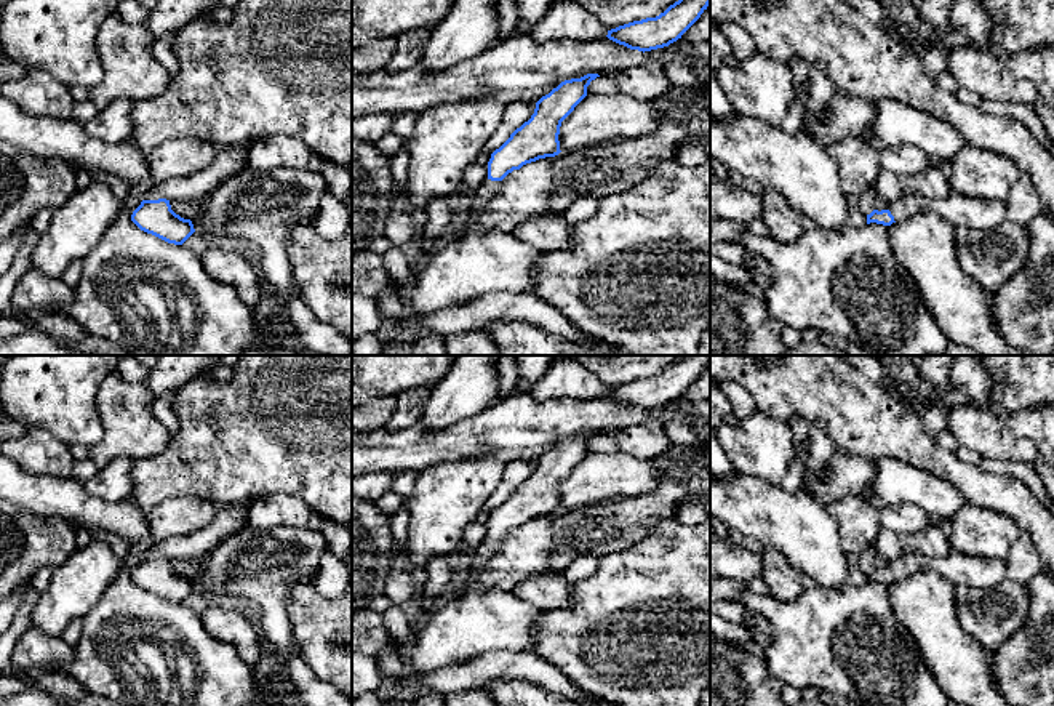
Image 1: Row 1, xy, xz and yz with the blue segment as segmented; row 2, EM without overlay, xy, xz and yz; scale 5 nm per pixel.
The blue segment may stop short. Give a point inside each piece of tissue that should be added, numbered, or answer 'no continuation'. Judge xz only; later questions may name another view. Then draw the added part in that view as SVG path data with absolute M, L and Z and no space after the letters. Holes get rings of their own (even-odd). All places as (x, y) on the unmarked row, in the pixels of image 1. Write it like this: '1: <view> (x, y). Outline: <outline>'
1: xz (482, 620). Outline: M485 538L470 557L462 594L440 605L414 631L405 650L411 671L430 672L493 652L534 652L533 628L542 608L480 583L501 543Z

